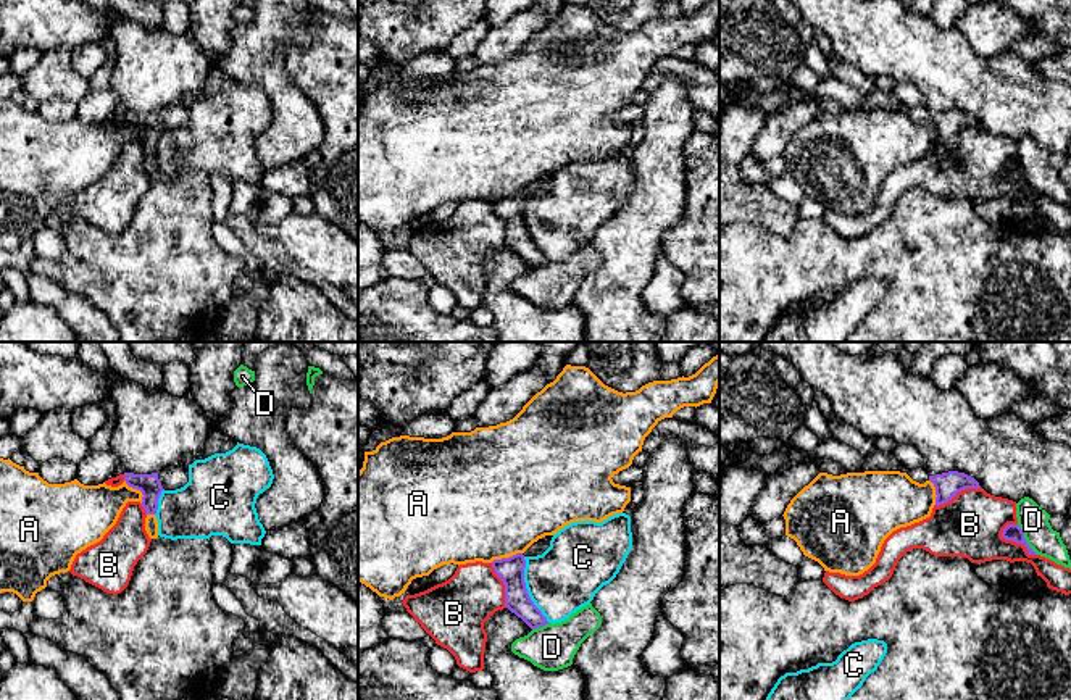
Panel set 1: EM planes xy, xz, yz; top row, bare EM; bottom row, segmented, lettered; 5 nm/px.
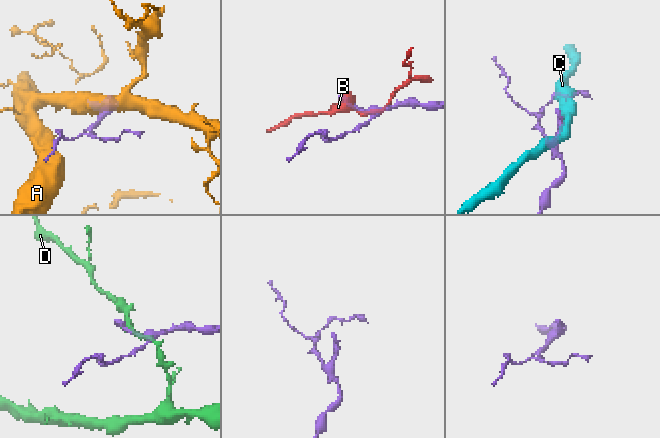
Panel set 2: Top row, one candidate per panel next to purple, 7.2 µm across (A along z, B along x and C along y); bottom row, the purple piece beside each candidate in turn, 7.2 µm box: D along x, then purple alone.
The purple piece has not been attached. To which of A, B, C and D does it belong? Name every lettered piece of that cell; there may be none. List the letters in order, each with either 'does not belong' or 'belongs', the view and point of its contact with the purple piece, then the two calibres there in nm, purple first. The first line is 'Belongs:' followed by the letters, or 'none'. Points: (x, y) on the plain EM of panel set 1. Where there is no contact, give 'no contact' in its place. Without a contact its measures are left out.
Belongs: none
A: does not belong; meets purple in xz at (505, 197); 130 nm thick on the purple side, 480 nm on the other
B: does not belong; meets purple in yz at (1016, 181); 80 nm thick on the purple side, 320 nm on the other
C: does not belong; meets purple in xz at (526, 228); 130 nm thick on the purple side, 340 nm on the other
D: does not belong; meets purple in yz at (1025, 178); 80 nm thick on the purple side, 150 nm on the other

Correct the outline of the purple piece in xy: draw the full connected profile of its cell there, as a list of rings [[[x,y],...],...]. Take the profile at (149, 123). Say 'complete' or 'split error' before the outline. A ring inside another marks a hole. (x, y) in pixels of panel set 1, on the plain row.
split error; [[[169,105],[152,113],[124,111],[124,119],[142,131],[145,153],[156,153],[161,131],[181,127],[189,121],[189,105]]]

